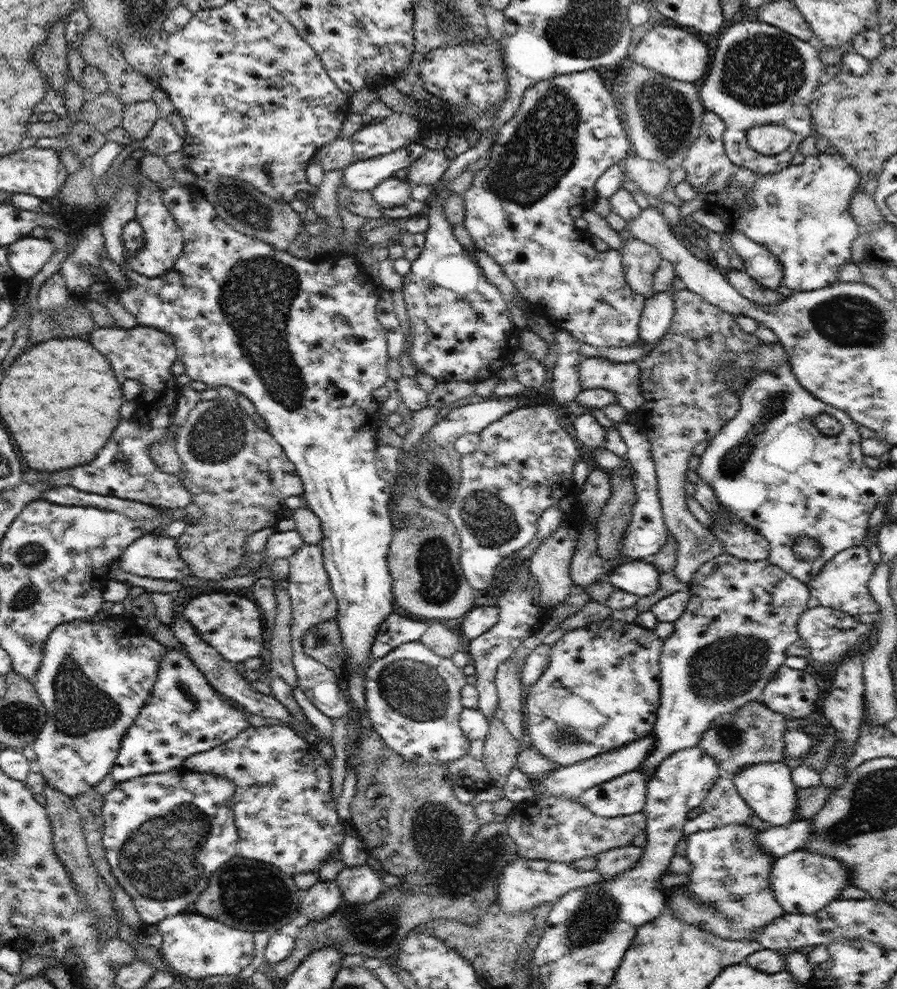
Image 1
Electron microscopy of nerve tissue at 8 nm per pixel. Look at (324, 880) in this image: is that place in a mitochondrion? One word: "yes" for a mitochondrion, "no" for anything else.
no

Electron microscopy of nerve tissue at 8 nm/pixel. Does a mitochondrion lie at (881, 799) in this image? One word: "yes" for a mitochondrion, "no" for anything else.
yes

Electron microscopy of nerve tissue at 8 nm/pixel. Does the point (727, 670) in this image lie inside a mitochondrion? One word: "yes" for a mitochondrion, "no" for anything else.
yes

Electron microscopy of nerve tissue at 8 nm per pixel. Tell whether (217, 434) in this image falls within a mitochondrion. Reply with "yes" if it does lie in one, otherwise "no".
yes

